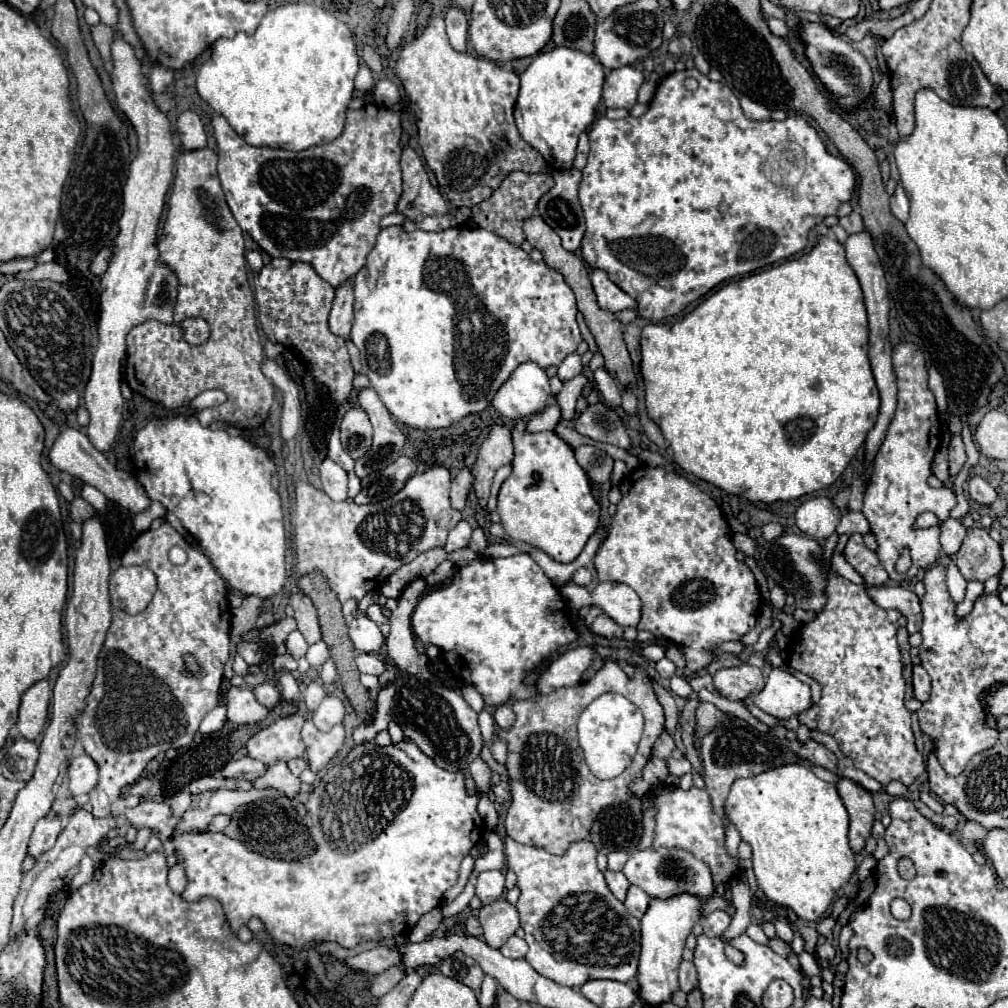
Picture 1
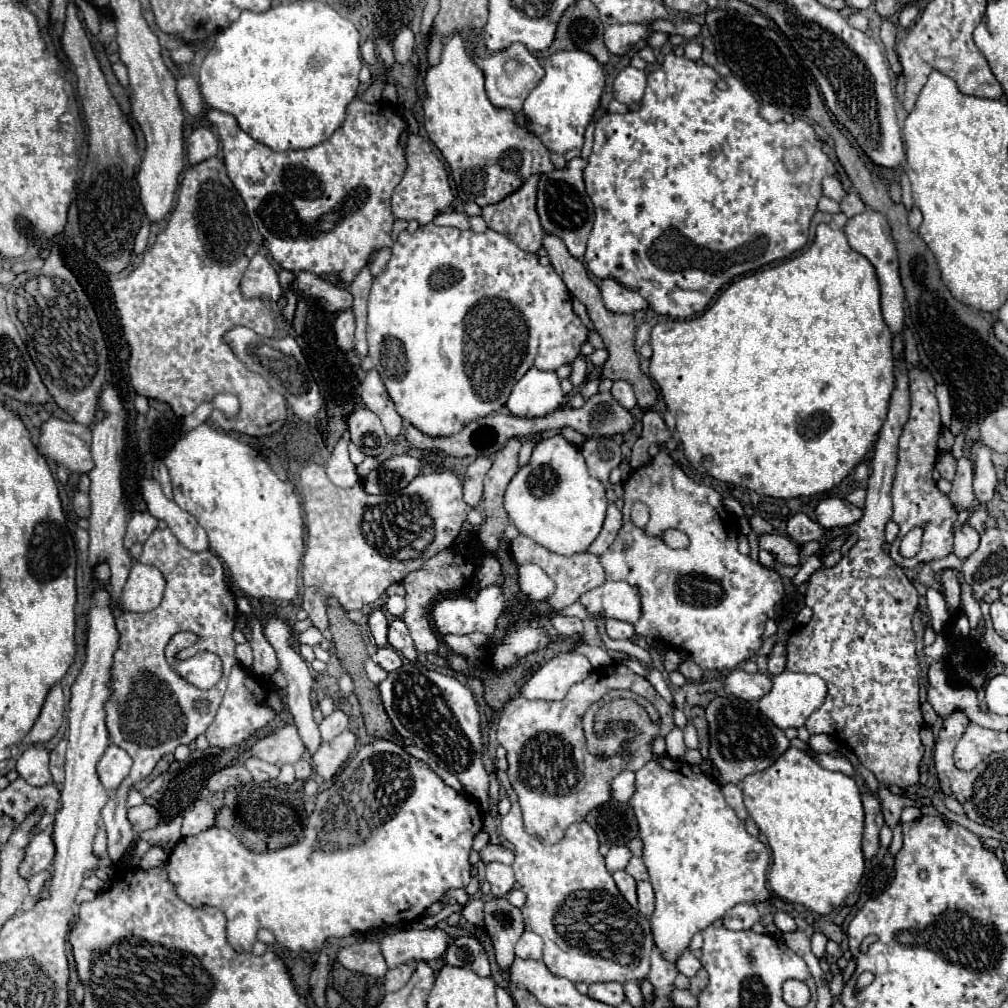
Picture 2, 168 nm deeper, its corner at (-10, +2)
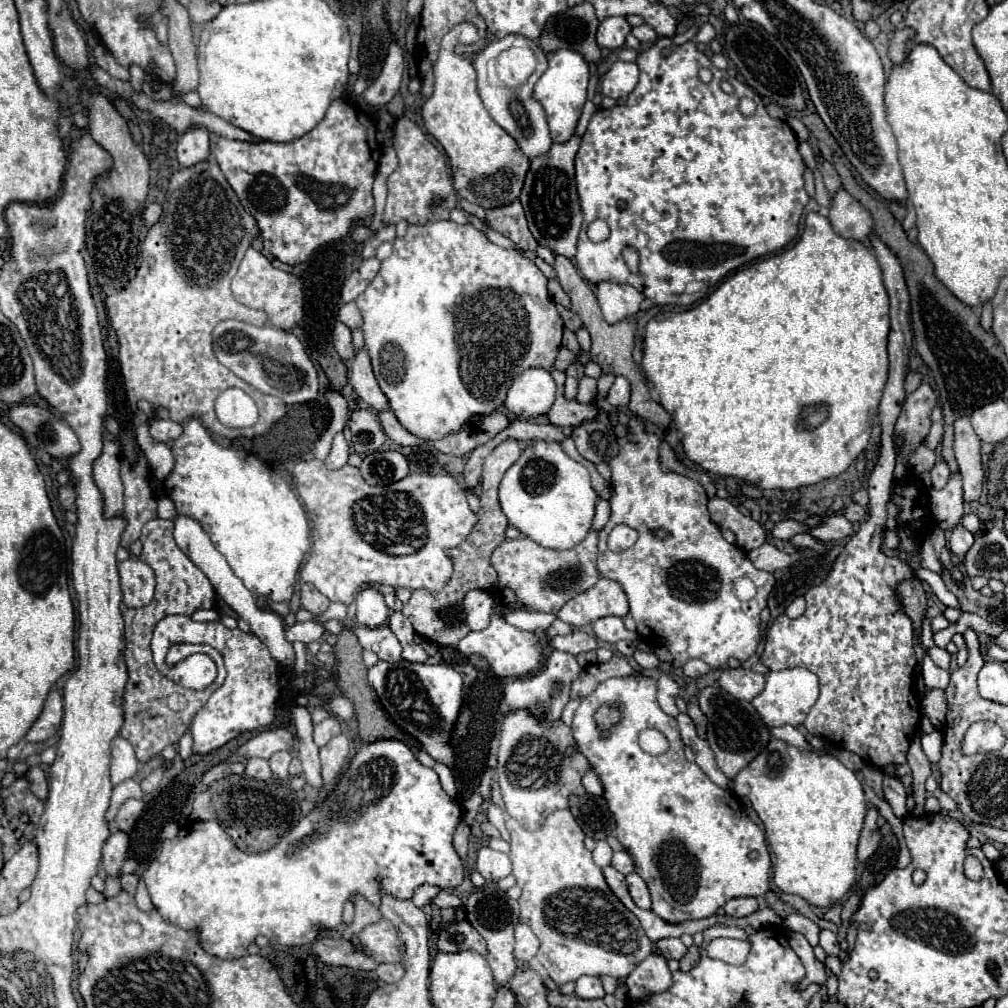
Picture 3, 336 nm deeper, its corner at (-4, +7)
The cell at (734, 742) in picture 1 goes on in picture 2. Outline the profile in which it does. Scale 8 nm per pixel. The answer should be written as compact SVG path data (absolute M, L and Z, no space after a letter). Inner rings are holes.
M732 695L716 697L706 707L710 725L710 759L720 771L720 783L740 783L746 775L770 767L788 747L784 731L760 713L756 701L742 701Z

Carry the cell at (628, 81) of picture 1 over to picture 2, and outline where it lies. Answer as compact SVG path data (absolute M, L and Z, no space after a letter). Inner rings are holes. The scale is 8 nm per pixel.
M632 65L624 67L612 85L614 99L626 105L638 103L644 95L644 89L646 89L646 73L640 69L634 69Z

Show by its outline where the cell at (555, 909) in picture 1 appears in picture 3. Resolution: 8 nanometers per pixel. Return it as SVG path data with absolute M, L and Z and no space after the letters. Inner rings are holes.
M556 810L534 830L522 828L514 818L508 818L506 828L512 840L504 842L508 842L512 850L502 854L512 860L512 876L522 888L522 896L518 898L520 918L534 930L540 940L536 958L546 968L550 980L562 986L570 980L578 980L584 974L626 978L636 968L636 964L640 964L640 960L644 960L652 952L652 944L644 934L640 920L628 908L624 908L624 904L620 904L620 900L608 888L602 868L594 864L592 852L584 846L586 836L576 824L572 812Z

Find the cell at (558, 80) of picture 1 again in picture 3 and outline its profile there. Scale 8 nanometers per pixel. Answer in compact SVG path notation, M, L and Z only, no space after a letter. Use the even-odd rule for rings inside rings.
M562 48L548 54L548 70L536 82L534 98L542 104L546 112L550 136L556 144L564 144L564 140L570 140L574 136L576 122L586 102L588 80L590 80L590 70L588 70L586 60L580 56L580 52Z

